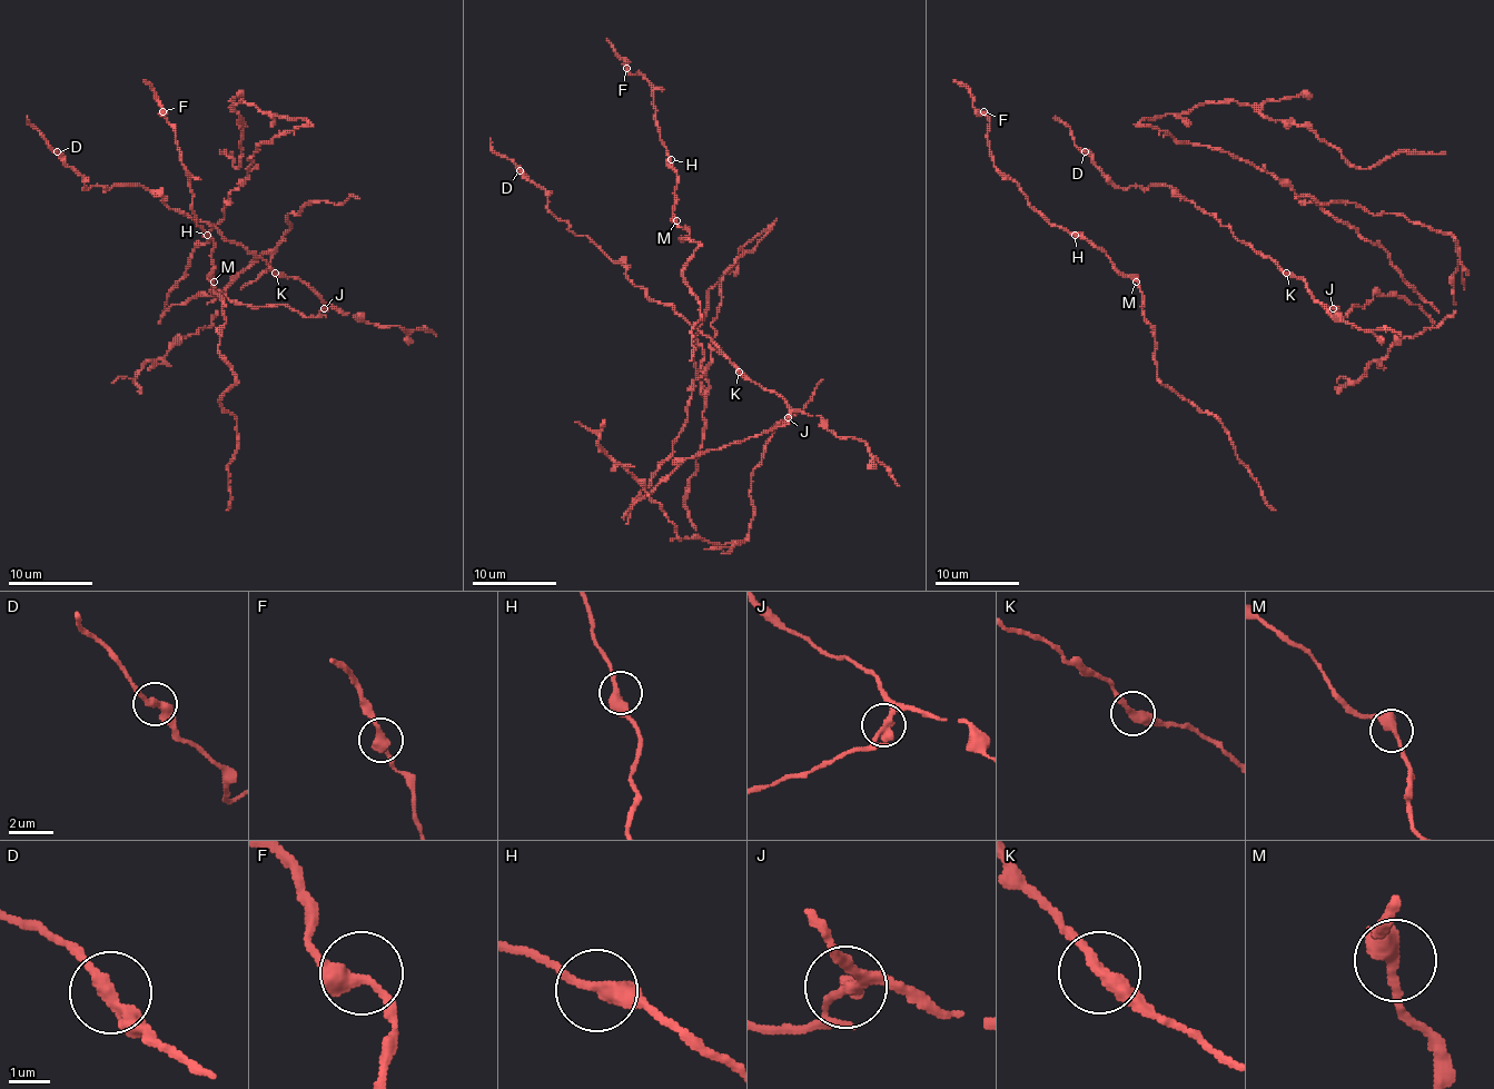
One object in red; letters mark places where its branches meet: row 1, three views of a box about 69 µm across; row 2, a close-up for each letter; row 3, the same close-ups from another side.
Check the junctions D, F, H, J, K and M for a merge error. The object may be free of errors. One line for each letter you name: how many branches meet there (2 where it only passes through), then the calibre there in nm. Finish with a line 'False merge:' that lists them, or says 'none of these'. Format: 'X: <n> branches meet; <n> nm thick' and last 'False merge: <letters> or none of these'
J: 2 branches meet; 320 nm thick
False merge: J

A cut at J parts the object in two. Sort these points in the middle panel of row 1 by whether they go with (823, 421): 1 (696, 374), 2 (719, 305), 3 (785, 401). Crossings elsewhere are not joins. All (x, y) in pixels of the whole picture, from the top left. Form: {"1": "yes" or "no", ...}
{"1": "no", "2": "no", "3": "yes"}

